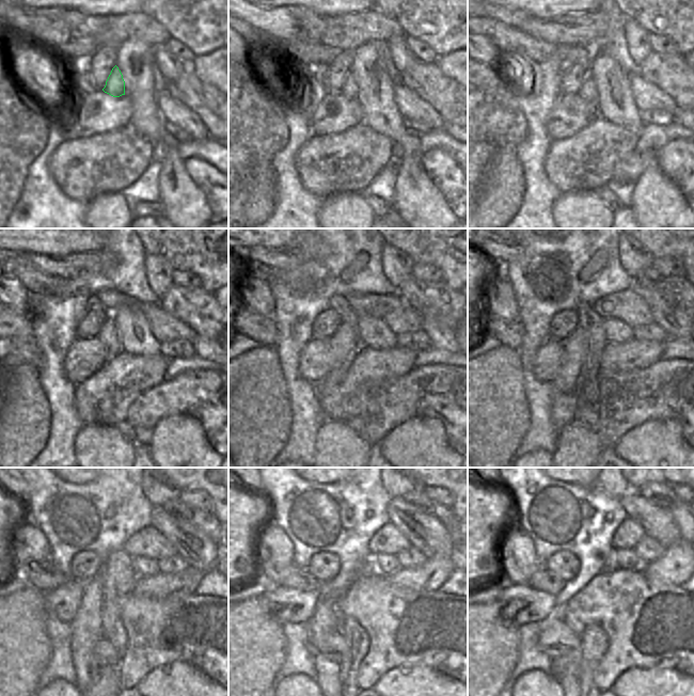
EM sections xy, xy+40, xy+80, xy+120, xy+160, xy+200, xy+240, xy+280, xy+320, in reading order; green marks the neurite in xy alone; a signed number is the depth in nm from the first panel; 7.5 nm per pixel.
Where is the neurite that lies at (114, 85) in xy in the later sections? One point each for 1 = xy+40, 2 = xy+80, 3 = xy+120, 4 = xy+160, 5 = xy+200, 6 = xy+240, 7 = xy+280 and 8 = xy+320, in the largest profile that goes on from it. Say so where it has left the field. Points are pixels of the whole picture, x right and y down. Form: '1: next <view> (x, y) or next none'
1: next xy+40 (349, 90)
2: next xy+80 (587, 91)
3: next xy+120 (108, 335)
4: next xy+160 (345, 343)
5: next xy+200 (565, 385)
6: next xy+240 (87, 627)
7: next xy+280 (327, 667)
8: next xy+320 (565, 668)

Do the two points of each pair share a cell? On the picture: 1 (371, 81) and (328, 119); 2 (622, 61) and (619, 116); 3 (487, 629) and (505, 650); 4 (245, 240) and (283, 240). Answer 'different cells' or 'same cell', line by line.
1: different cells
2: different cells
3: same cell
4: same cell

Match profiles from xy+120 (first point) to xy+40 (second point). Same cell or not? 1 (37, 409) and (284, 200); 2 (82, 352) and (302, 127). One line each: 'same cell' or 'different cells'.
1: different cells
2: different cells

